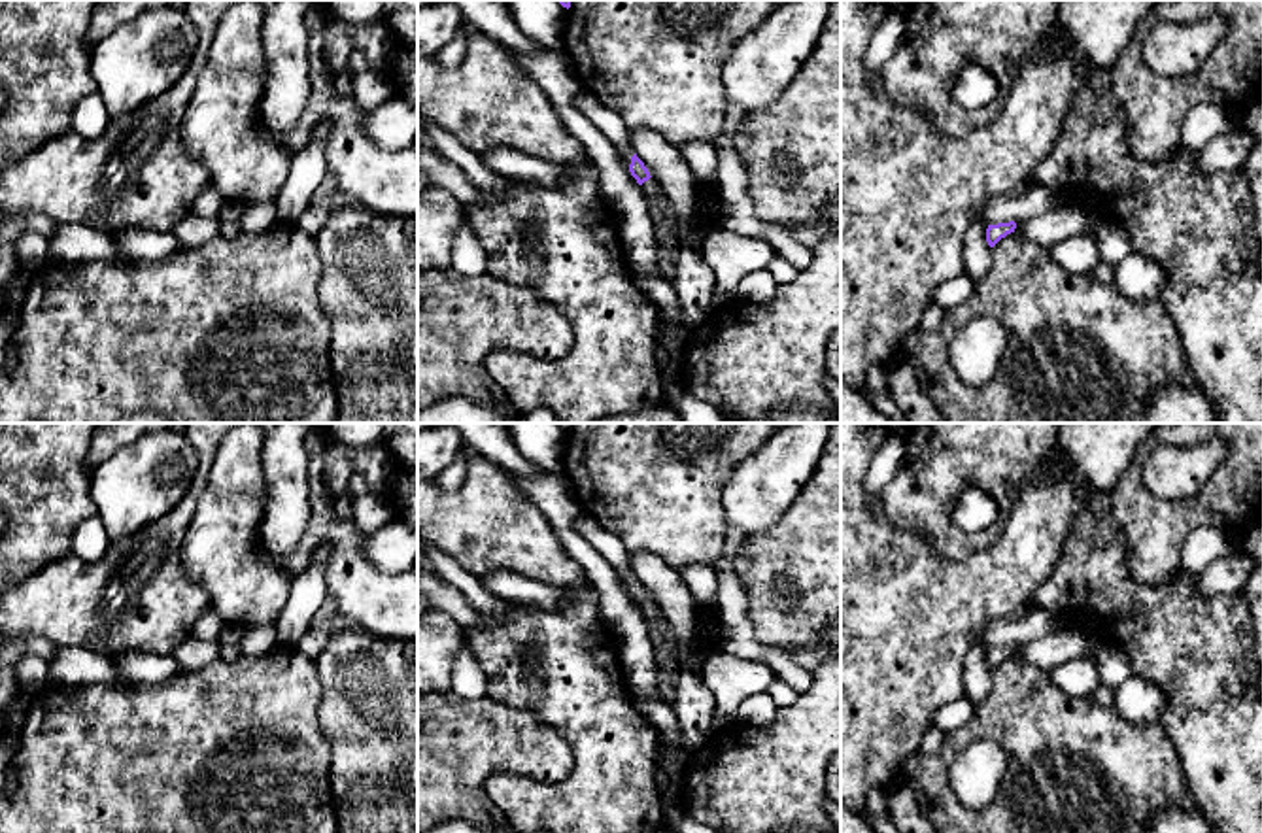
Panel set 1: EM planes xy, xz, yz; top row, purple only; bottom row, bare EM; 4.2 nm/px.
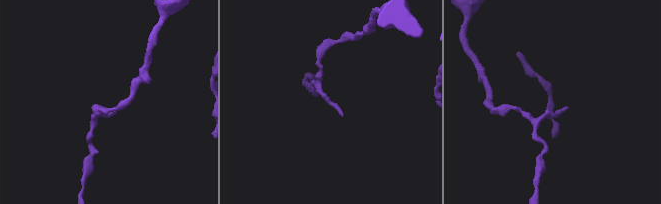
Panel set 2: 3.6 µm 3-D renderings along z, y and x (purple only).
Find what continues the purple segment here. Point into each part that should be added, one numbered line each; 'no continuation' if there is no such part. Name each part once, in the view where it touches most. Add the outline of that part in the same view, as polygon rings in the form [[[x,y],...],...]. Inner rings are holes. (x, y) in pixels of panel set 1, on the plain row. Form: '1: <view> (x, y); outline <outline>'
1: xz (652, 612); outline [[[650,601],[640,608],[646,621],[652,621],[665,637],[665,640],[678,652],[678,640],[671,623],[663,618],[663,610],[657,603]]]

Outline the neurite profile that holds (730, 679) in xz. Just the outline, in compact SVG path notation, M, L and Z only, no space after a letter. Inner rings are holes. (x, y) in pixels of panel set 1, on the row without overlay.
M725 652L712 654L705 663L703 682L712 691L716 712L735 716L737 706L750 695L769 691L775 672L759 661L744 661Z

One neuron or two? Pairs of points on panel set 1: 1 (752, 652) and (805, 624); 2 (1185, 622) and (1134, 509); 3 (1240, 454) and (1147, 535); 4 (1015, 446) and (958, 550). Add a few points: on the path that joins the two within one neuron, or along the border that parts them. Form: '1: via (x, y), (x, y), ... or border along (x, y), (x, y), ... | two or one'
1: border along (747, 605), (752, 633), (790, 656) | two
2: border along (1126, 560), (1149, 584), (1181, 567) | two
3: via (1228, 480), (1196, 512), (1174, 520) | one
4: via (983, 452), (941, 493), (941, 518) | one

